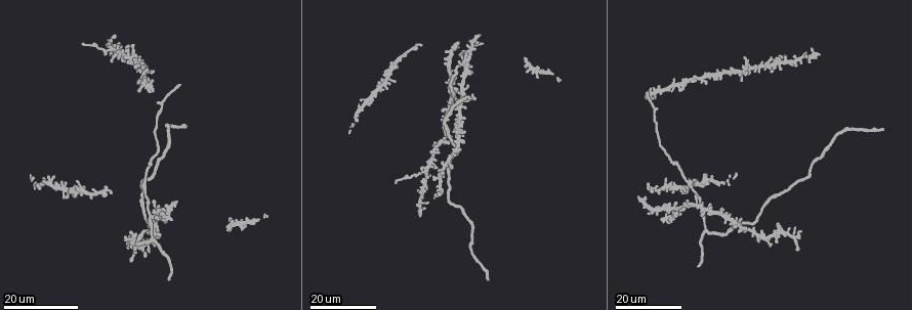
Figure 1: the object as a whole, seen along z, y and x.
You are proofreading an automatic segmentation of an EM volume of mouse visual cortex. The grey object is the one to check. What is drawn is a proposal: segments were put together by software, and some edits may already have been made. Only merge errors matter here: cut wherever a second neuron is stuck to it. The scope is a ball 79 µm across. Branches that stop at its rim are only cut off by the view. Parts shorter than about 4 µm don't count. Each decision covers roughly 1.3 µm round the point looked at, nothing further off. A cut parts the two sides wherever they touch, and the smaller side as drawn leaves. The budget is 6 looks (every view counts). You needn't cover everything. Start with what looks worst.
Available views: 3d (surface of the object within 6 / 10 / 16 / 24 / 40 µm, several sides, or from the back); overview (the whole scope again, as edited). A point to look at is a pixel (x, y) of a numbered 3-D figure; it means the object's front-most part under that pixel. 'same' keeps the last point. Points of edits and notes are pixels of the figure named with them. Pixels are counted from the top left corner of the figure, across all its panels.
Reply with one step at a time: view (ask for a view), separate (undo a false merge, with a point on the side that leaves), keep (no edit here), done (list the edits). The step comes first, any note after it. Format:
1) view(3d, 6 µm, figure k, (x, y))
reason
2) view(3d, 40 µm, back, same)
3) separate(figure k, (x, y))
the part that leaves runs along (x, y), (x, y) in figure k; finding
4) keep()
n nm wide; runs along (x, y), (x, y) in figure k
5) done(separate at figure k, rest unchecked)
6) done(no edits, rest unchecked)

view(3d, 24 µm, figure 1, (776, 62))
thin arm on a thick one

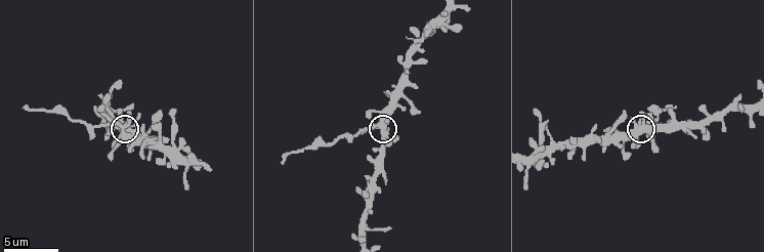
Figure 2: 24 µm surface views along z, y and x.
view(3d, 10 µm, figure 2, (118, 126))

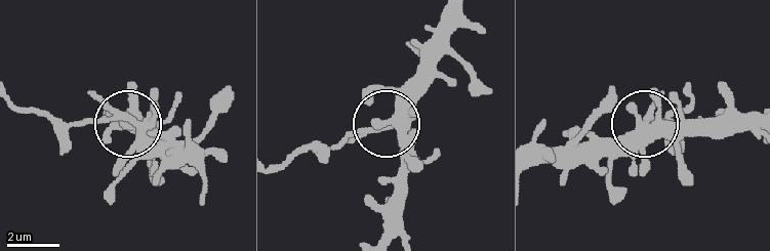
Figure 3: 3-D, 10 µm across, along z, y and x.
separate(figure 3, (81, 122))
the part that leaves runs along (110, 120), (59, 120), (19, 107) in figure 3; two neurons meet here

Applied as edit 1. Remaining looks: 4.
view(overview)

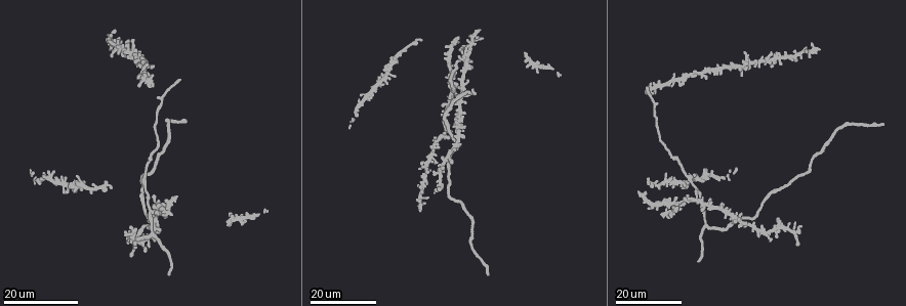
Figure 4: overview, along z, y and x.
view(3d, 16 µm, figure 4, (151, 213))
three arms meet

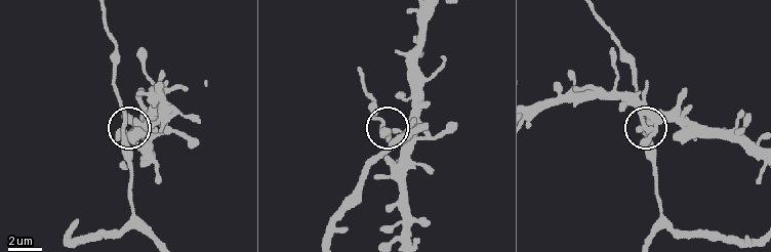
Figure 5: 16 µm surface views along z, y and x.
view(3d, 6 µm, figure 5, (125, 119))

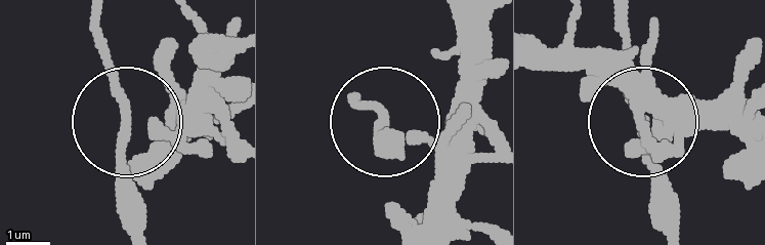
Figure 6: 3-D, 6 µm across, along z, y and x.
keep()
3 arms; runs along (362, 96), (362, 108), (468, 170) in figure 6; all the same neuron

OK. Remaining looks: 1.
done(separate at figure 3, rest unchecked)

